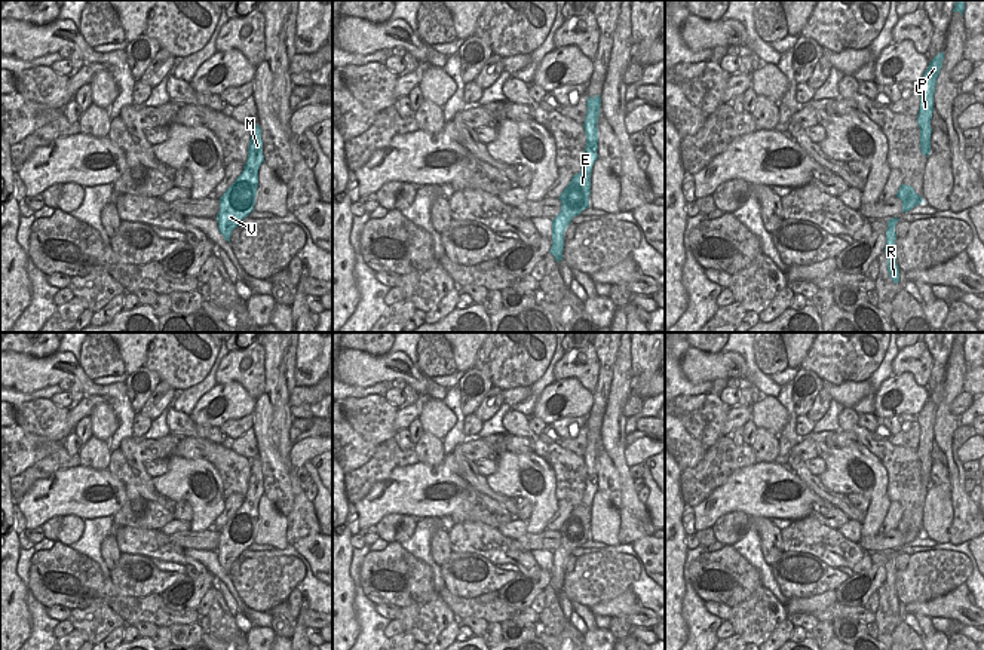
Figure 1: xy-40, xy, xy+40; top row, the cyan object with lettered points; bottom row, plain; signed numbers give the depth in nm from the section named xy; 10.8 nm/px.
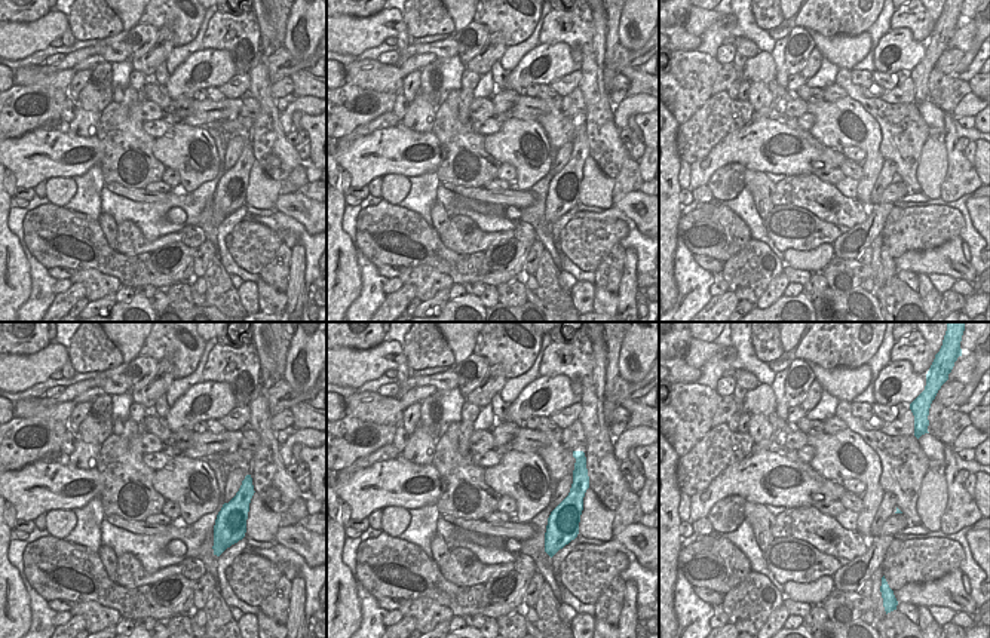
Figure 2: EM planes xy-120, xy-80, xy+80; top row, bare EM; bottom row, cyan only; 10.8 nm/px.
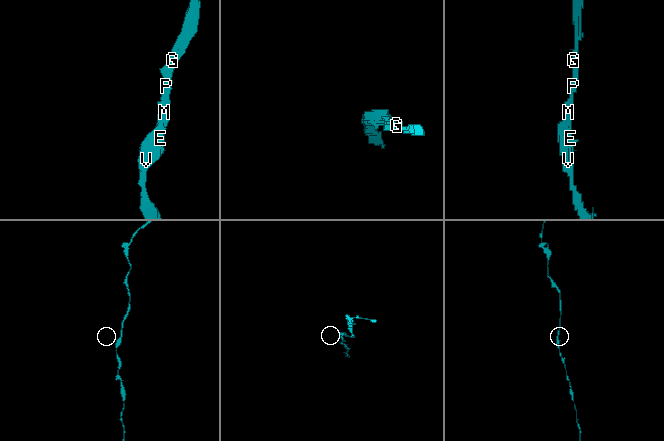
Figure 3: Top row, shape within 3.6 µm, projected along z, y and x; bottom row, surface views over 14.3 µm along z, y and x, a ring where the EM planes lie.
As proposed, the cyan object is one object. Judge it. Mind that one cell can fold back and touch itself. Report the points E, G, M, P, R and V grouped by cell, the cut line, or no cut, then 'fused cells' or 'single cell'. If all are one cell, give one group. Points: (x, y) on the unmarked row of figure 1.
E G M P R V | no cut | single cell

